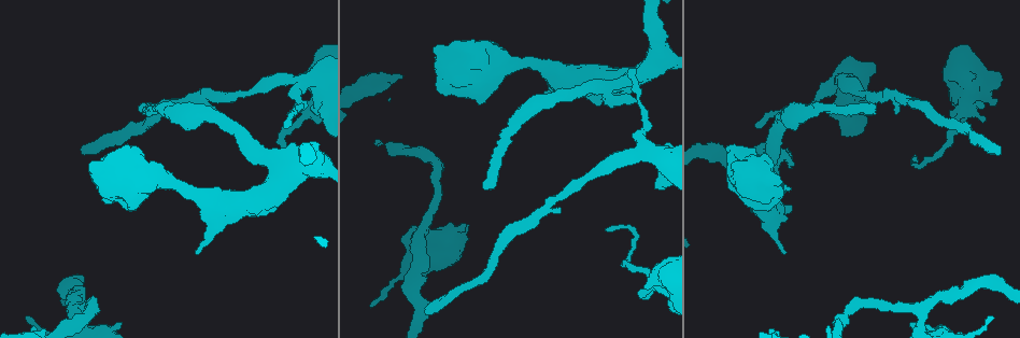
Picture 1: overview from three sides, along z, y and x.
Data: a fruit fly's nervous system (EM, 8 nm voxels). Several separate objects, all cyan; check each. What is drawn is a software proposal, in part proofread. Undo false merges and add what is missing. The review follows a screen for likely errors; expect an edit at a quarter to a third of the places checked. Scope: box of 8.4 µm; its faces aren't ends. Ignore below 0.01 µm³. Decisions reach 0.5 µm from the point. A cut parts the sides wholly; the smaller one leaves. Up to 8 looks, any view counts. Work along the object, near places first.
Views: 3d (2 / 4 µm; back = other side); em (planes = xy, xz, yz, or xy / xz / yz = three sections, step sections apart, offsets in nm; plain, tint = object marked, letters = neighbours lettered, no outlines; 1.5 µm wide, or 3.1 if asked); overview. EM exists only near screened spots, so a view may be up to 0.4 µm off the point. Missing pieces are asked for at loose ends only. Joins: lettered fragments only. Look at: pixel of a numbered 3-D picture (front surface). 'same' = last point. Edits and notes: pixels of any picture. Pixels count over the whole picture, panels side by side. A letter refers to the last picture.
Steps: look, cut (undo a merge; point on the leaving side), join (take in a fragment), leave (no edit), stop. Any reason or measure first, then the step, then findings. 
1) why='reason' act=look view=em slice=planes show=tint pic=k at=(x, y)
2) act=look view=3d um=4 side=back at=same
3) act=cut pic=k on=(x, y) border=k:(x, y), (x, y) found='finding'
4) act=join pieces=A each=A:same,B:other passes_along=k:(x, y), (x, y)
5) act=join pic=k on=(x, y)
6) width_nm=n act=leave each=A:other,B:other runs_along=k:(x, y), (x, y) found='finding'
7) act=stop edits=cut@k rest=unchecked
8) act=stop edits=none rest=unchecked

why='abrupt turn' act=look view=em slice=planes show=tint pic=1 at=(921, 313)

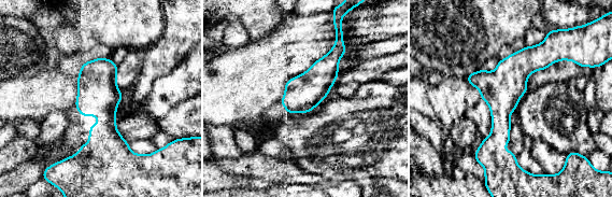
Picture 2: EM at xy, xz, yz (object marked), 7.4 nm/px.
why='what lies round it' act=look view=em slice=planes show=letters at=same

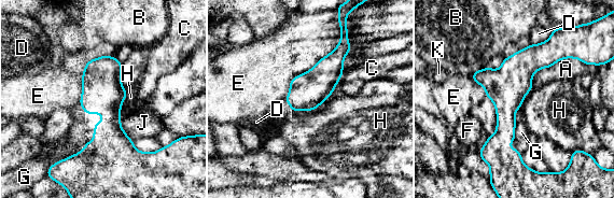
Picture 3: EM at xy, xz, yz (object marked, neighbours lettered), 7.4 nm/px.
act=leave each=A:other,B:other,C:other,D:other,E:other,F:other,G:other,H:other,J:other,K:other runs_along=3:(541, 46), (506, 87), (499, 164) found='all the same cell'

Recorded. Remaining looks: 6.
act=look view=em slice=planes show=letters pic=1 at=(85, 153)

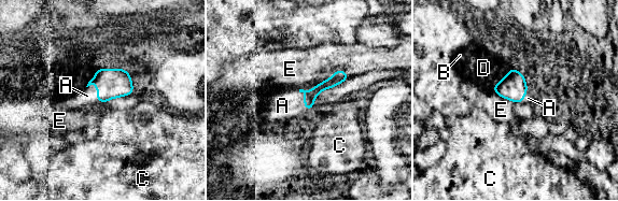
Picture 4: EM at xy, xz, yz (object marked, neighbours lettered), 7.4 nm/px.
longest_contact=E:400nm act=join pieces=A each=A:same,B:other,C:other,D:other,E:other found='the cell continues'

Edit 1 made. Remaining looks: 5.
act=look view=em slice=planes show=letters pic=1 at=(984, 118)

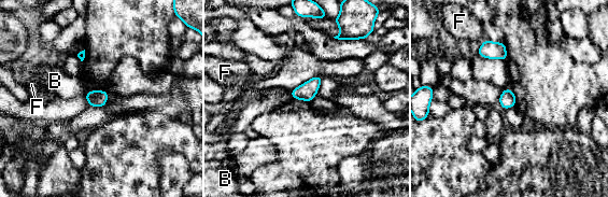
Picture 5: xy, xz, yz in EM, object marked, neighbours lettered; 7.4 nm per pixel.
act=leave each=B:other,F:other border=5:(88, 90), (84, 95) found='no lettered fragment goes on from it'

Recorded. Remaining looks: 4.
act=stop edits=join@4 rest=unchecked

